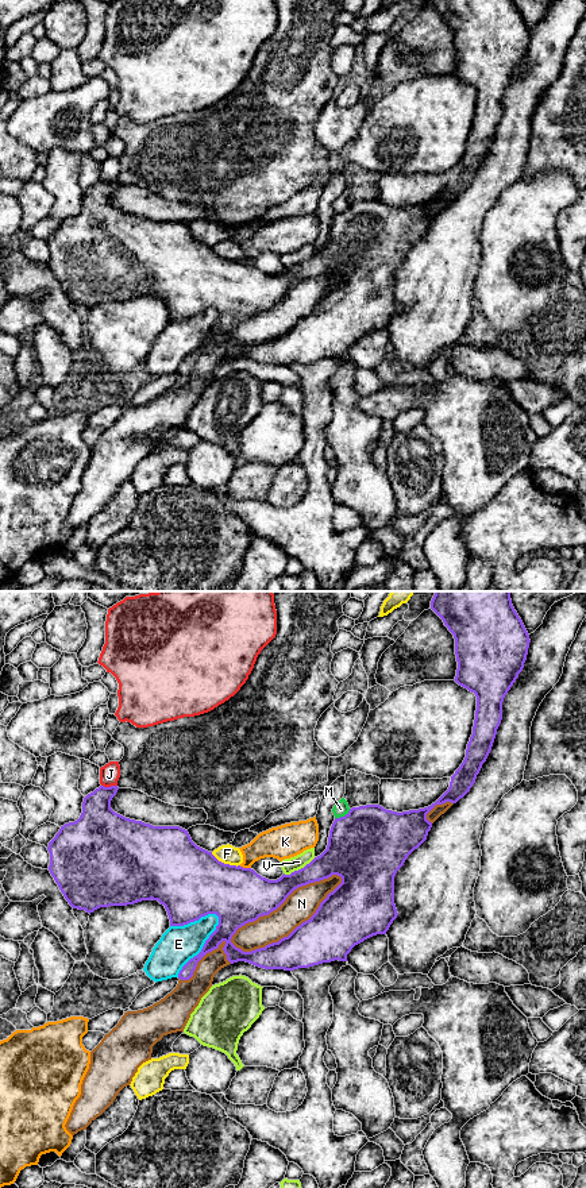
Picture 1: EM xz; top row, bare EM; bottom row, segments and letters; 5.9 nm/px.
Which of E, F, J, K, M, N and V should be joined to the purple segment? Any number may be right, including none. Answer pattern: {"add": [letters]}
{"add": ["N"]}

